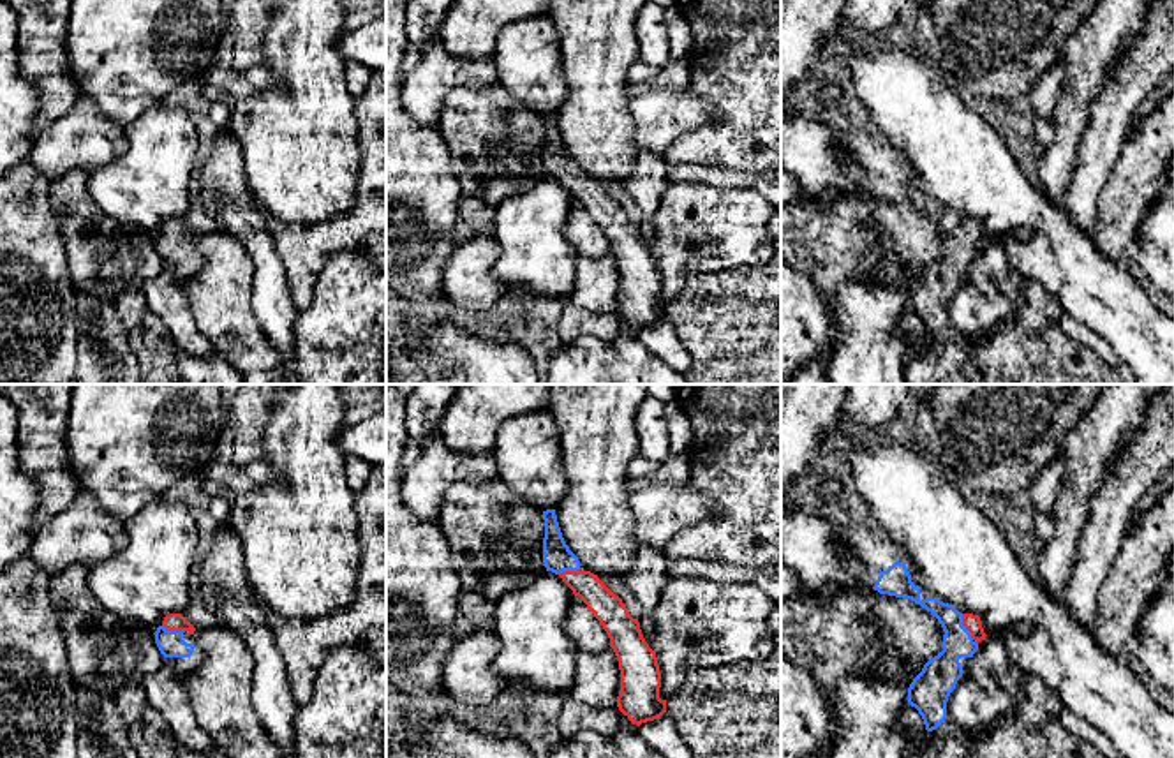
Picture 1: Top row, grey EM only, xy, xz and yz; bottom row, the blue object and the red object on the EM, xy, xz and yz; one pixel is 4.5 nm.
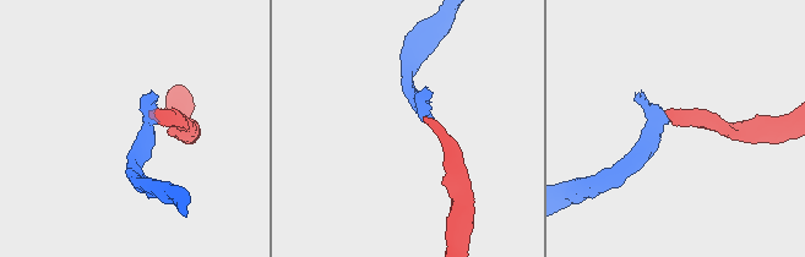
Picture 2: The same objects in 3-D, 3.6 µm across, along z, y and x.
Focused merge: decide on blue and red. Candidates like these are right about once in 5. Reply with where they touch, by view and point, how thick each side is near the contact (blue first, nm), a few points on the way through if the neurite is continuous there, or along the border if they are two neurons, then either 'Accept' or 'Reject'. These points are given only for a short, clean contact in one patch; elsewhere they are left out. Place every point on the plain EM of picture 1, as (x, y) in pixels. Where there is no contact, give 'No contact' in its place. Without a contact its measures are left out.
Touches blue at yz (966, 235). Thickness 160 nm (blue) against 80 nm. Path across: yz (940, 279), (958, 244), (966, 235), (972, 228). Accept

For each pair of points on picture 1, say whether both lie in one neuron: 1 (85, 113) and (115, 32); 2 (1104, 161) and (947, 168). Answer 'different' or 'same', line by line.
1: different
2: different

